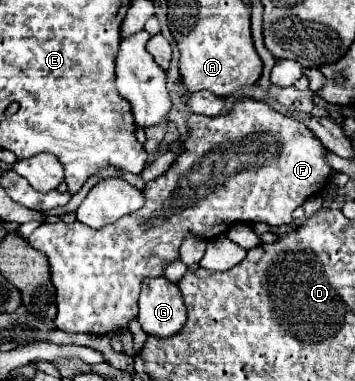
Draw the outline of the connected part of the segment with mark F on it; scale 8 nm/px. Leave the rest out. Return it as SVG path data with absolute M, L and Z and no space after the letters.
M242 96L234 102L232 110L226 114L218 114L218 116L196 116L190 114L186 120L186 128L188 128L188 138L182 142L180 152L174 160L174 164L158 178L154 178L152 182L146 182L142 194L144 194L144 206L124 218L120 218L120 222L114 222L106 228L100 230L92 230L90 226L84 226L82 222L42 222L30 236L28 236L28 244L40 252L44 252L48 256L50 262L50 270L52 270L52 282L56 286L56 306L58 306L58 316L56 316L56 326L64 332L94 332L94 334L110 334L114 332L118 326L126 326L134 316L138 316L138 294L140 294L140 282L142 278L148 276L162 276L162 266L176 260L178 258L178 248L180 244L188 238L188 236L196 236L196 238L204 238L210 240L218 234L224 234L230 226L238 224L238 222L246 222L246 224L256 224L256 222L266 222L270 226L286 226L292 222L292 212L302 206L302 202L306 198L310 198L310 194L318 194L318 186L324 188L326 182L330 180L334 168L328 164L326 160L326 150L324 144L298 120L276 112L274 108L270 108L266 102L250 98L250 96Z

